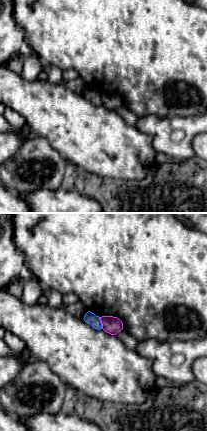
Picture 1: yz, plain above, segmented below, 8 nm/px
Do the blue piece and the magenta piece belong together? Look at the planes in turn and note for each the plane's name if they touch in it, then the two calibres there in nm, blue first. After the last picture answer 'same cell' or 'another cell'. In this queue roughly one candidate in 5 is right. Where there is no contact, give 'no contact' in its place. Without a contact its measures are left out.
meets blue in yz; 90 nm thick on the blue side, 140 nm on the other

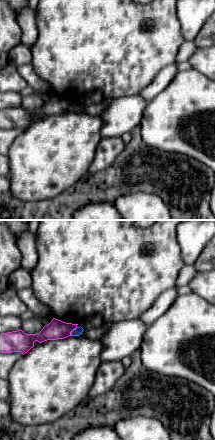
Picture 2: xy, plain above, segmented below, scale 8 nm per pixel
meets blue in xy; 60 nm thick on the blue side, 160 nm on the other

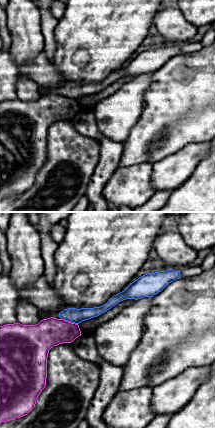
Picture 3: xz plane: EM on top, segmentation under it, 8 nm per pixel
meets blue in xz; 120 nm thick on the blue side, 240 nm on the other

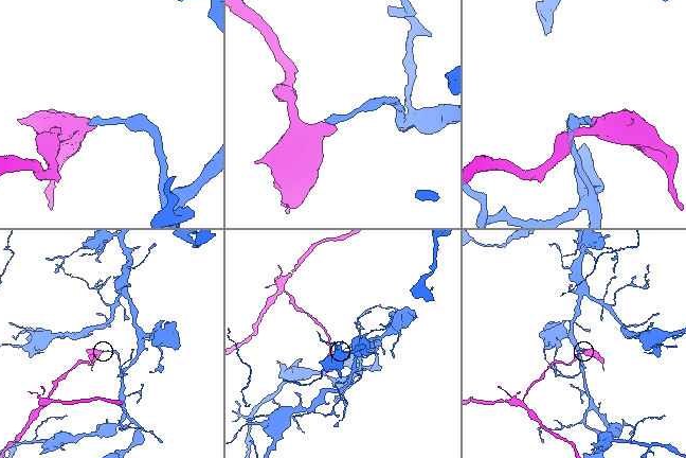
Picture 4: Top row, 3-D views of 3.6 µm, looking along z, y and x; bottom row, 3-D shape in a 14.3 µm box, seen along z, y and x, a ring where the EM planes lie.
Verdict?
another cell

